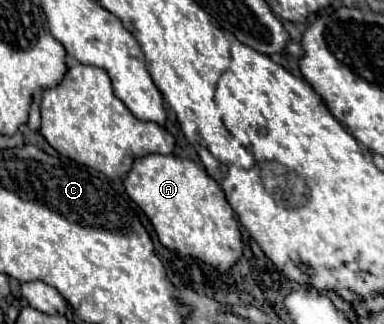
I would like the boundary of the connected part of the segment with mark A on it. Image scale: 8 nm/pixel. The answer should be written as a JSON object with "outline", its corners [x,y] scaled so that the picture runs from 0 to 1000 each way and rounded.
{"outline":[[[375,478],[370,491],[354,491],[344,503],[344,522],[323,546],[323,583],[333,608],[380,657],[417,750],[432,769],[510,793],[573,836],[594,836],[630,787],[630,731],[625,731],[604,639],[583,614],[573,571],[505,497],[474,491],[458,478]]]}

